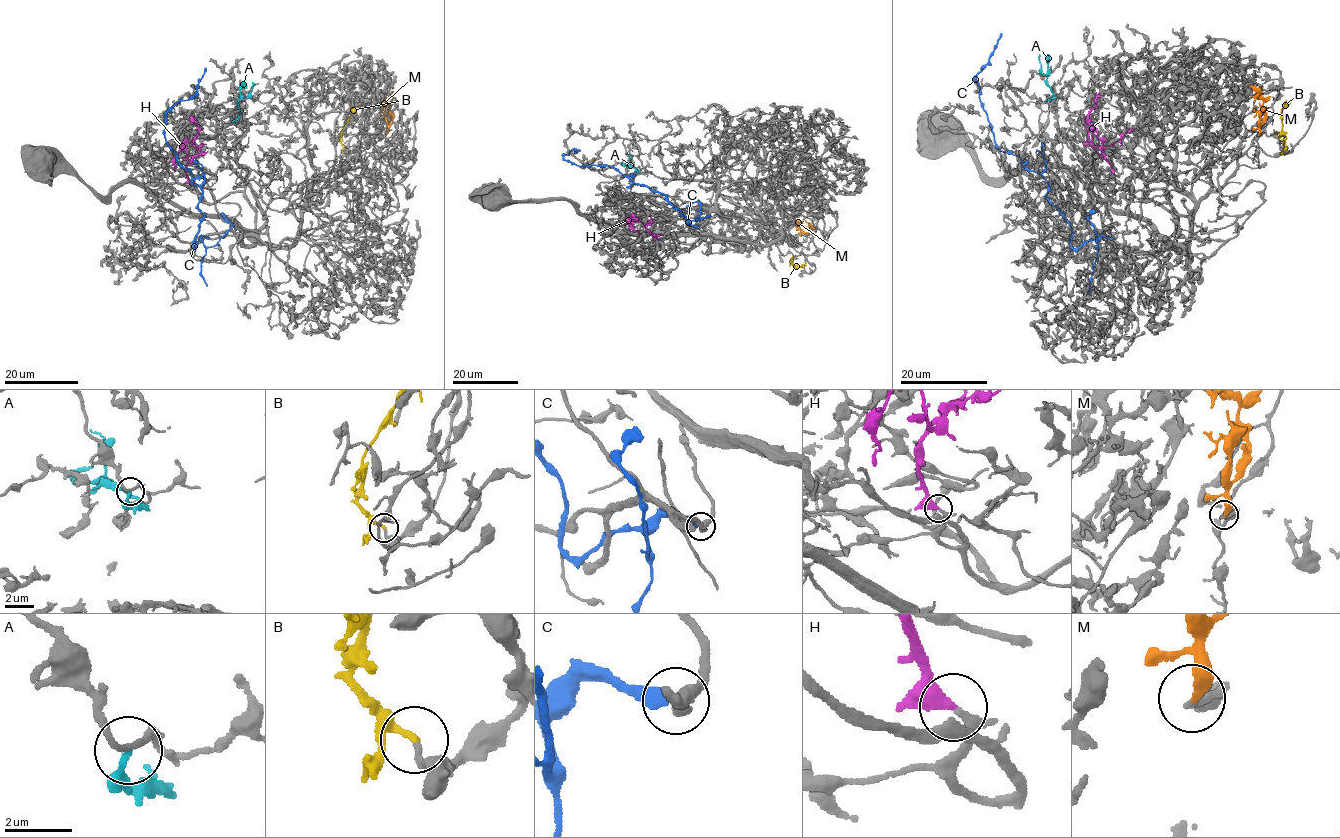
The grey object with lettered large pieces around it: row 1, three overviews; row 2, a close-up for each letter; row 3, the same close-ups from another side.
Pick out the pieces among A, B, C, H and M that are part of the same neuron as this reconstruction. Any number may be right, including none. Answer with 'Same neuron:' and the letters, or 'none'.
Same neuron: B, H, M

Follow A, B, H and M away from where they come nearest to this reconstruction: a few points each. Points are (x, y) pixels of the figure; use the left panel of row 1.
A: (235, 123), (239, 114), (237, 102), (248, 97), (252, 81)
B: (347, 148), (340, 141), (341, 129), (359, 105)
H: (191, 182), (186, 172), (190, 161), (186, 146), (197, 131), (197, 122), (191, 115)
M: (385, 134), (387, 126), (383, 107), (391, 93)

